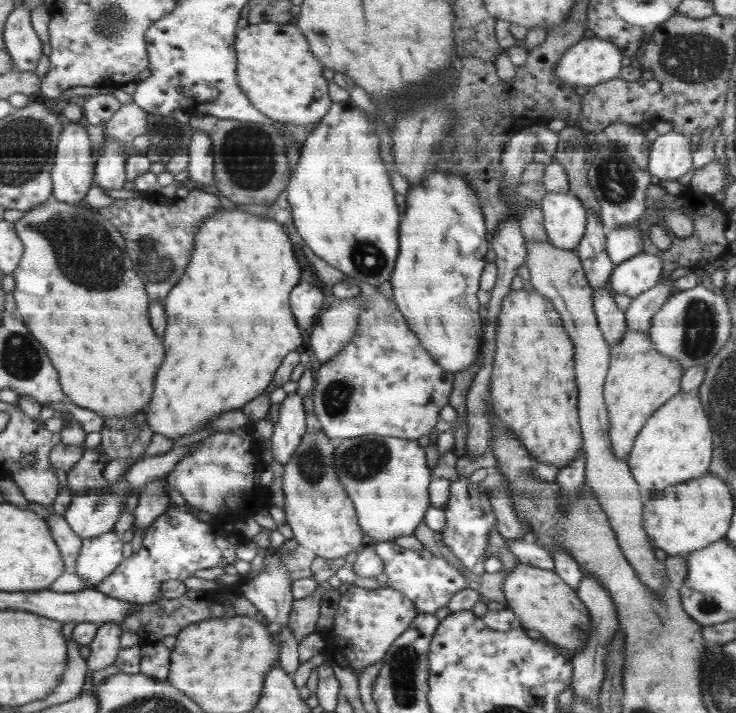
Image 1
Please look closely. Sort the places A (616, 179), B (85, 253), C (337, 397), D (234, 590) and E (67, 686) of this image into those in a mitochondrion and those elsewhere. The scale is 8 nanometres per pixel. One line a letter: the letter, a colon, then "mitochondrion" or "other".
A: mitochondrion
B: mitochondrion
C: mitochondrion
D: other
E: other

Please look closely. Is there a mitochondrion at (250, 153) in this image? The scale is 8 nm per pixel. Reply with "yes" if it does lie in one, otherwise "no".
yes

